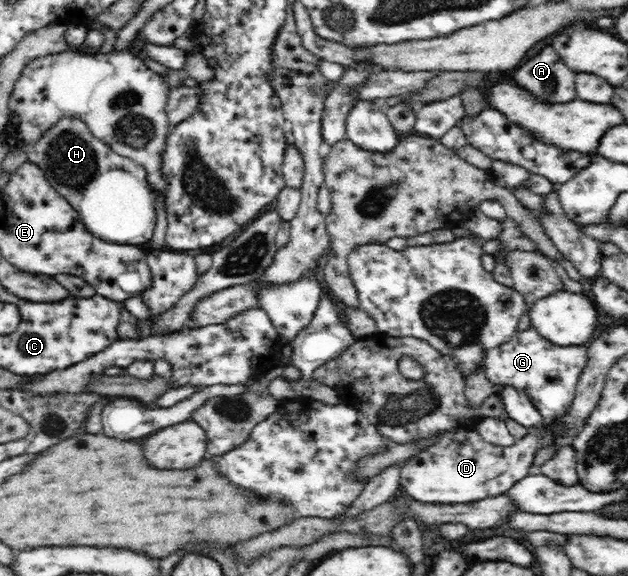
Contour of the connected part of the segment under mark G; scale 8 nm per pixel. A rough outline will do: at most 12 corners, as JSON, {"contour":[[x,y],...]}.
{"contour":[[532,326],[484,359],[490,384],[524,390],[545,419],[569,409],[586,345]]}

